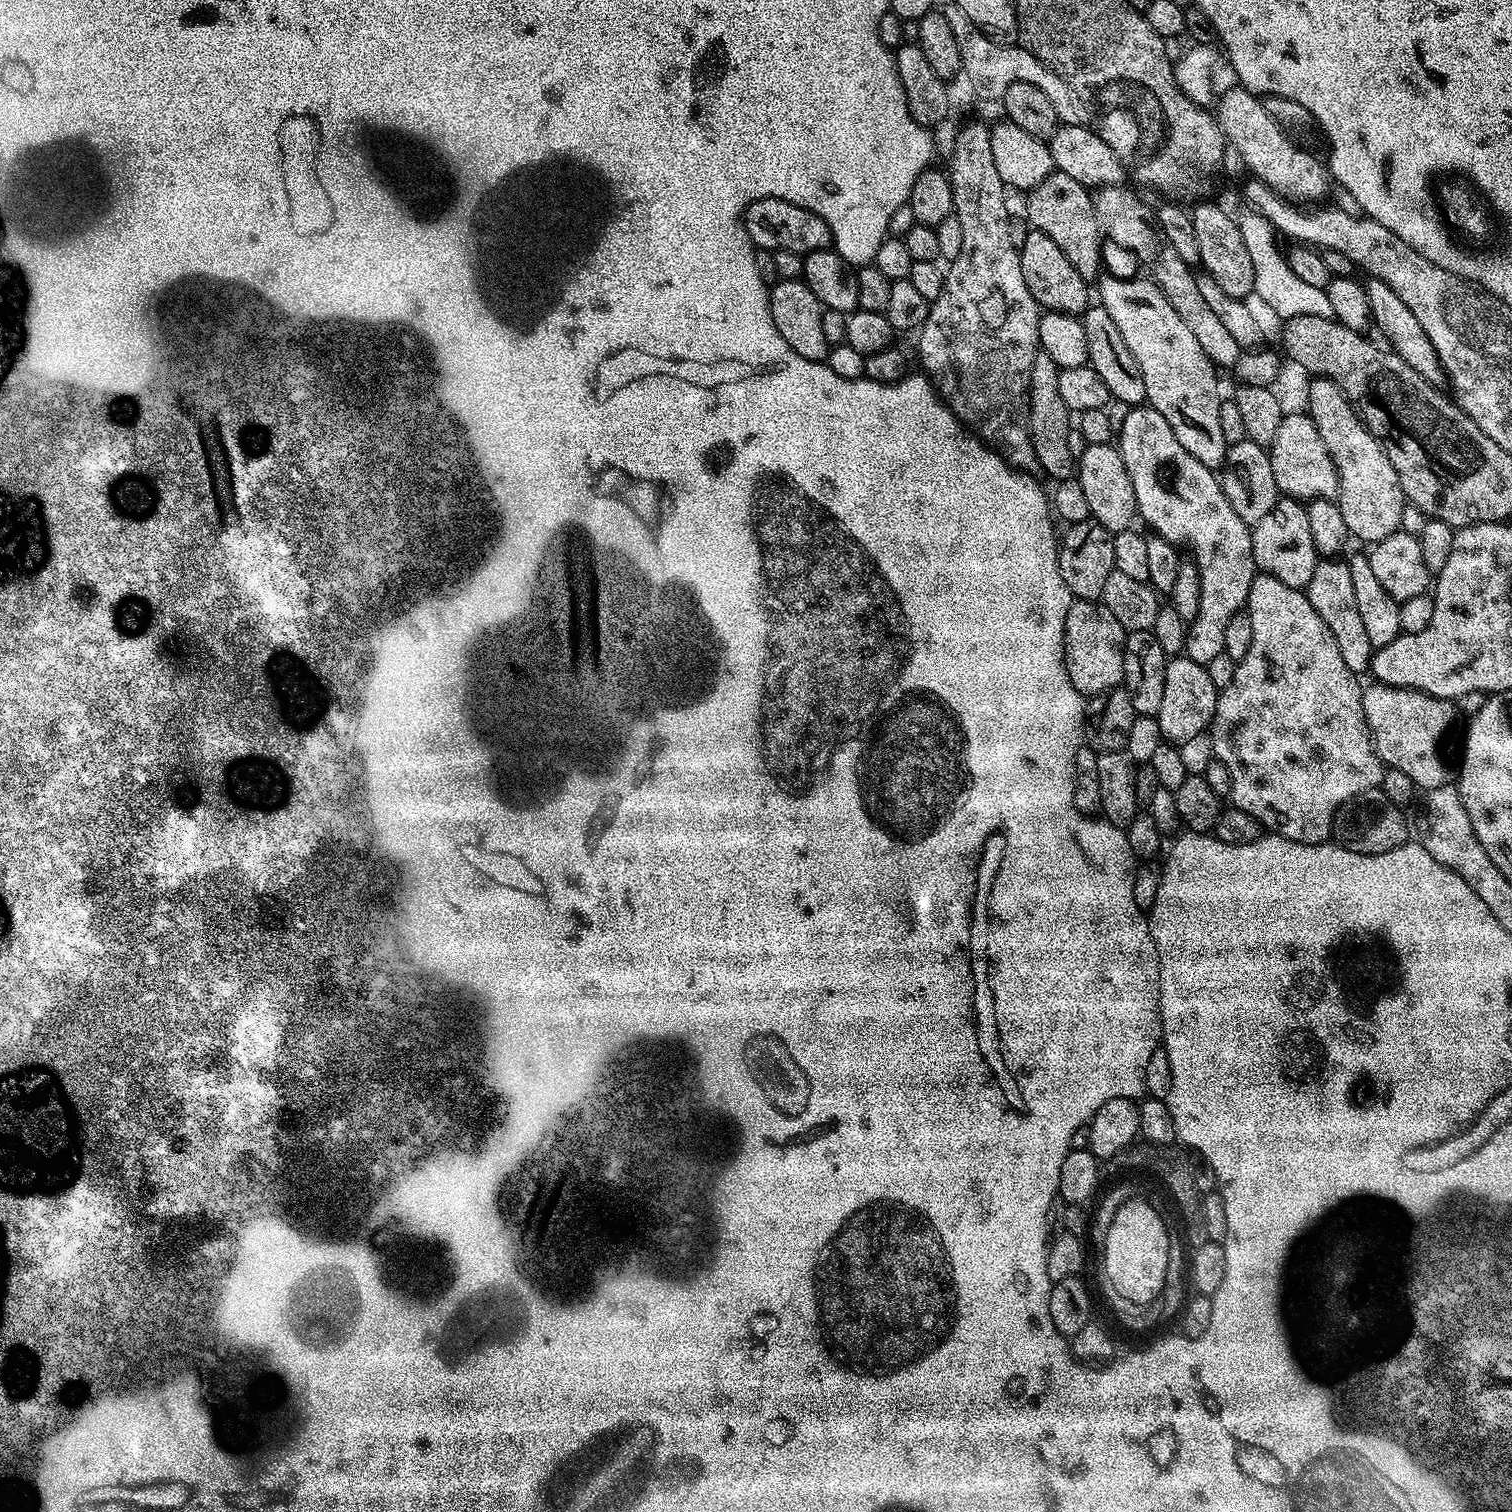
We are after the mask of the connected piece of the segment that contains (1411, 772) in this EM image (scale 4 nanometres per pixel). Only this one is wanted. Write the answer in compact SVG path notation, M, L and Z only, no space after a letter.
M1372 682L1362 691L1362 710L1372 734L1372 744L1385 766L1403 770L1420 790L1441 788L1449 783L1440 743L1448 727L1458 720L1458 708L1453 701L1413 688L1395 688L1390 684Z

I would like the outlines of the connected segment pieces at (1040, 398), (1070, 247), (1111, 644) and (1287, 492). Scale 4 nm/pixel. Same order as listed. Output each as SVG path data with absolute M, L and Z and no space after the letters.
M1039 351L1034 358L1034 366L1030 366L1030 382L1028 383L1028 433L1032 436L1032 445L1039 467L1042 472L1044 468L1045 474L1053 476L1053 481L1056 482L1069 479L1074 472L1074 458L1070 454L1070 446L1066 446L1066 438L1070 431L1070 425L1068 425L1070 413L1066 402L1062 402L1062 394L1058 394L1059 373L1060 367L1054 362L1054 358L1050 358L1050 354Z
M1052 171L1049 176L1042 178L1038 186L1027 193L1028 201L1024 204L1023 215L1035 231L1046 234L1066 254L1070 266L1082 274L1082 278L1092 282L1101 275L1100 269L1100 240L1102 233L1100 223L1094 214L1092 205L1093 193L1084 185L1074 182L1070 174Z
M1073 599L1070 610L1066 614L1066 626L1064 627L1064 665L1066 674L1070 674L1070 682L1074 690L1078 690L1085 698L1101 696L1109 692L1111 688L1118 688L1124 682L1124 638L1125 630L1110 614L1110 610L1103 602L1095 600Z
M1289 411L1280 419L1278 434L1274 434L1274 442L1270 446L1270 455L1274 482L1285 497L1301 502L1336 500L1339 497L1336 467L1326 450L1326 442L1322 442L1322 434L1318 434L1318 426L1314 426L1307 411Z

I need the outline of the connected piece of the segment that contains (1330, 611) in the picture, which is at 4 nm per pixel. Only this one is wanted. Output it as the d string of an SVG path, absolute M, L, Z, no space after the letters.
M1340 558L1321 559L1314 570L1314 578L1310 578L1306 595L1310 606L1314 606L1314 610L1318 610L1318 615L1322 617L1322 622L1326 622L1326 626L1330 626L1330 634L1334 634L1334 642L1338 642L1338 650L1342 650L1342 658L1345 660L1346 666L1350 666L1350 670L1357 674L1367 673L1372 667L1374 649L1370 642L1370 637L1366 635L1362 617L1358 615L1358 605L1356 605L1354 599L1354 582L1350 579L1350 570L1347 563Z

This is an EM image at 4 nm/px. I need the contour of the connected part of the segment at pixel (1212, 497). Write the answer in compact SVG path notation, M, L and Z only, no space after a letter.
M1132 406L1127 409L1124 421L1118 424L1118 447L1122 454L1122 462L1126 462L1126 470L1130 474L1130 482L1134 482L1134 498L1138 516L1143 520L1192 520L1188 528L1193 532L1192 544L1200 548L1194 557L1194 563L1200 569L1200 585L1202 594L1198 602L1198 614L1188 624L1188 633L1184 643L1183 655L1194 662L1208 665L1224 652L1226 642L1226 625L1236 612L1241 611L1248 603L1250 586L1258 575L1258 569L1252 557L1252 528L1238 514L1234 514L1234 506L1226 502L1226 494L1222 490L1217 473L1211 468L1202 466L1194 454L1186 454L1182 442L1174 438L1174 430L1158 410L1151 406Z

